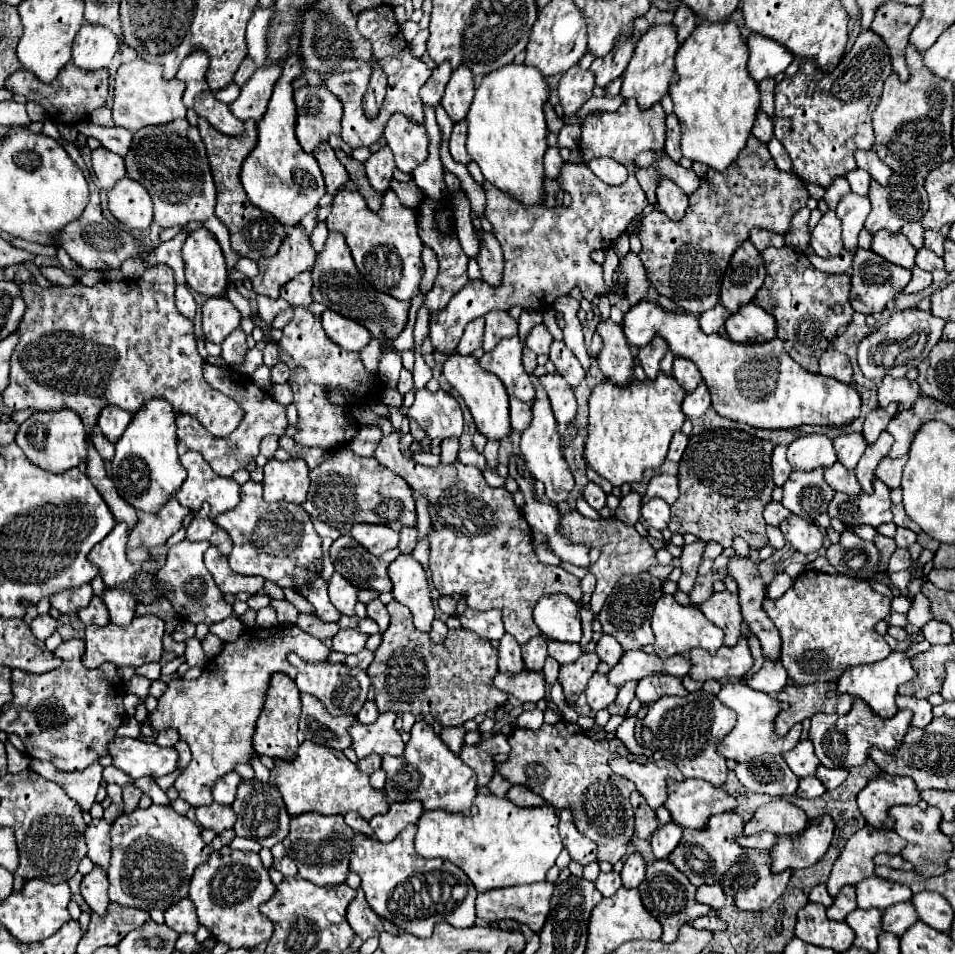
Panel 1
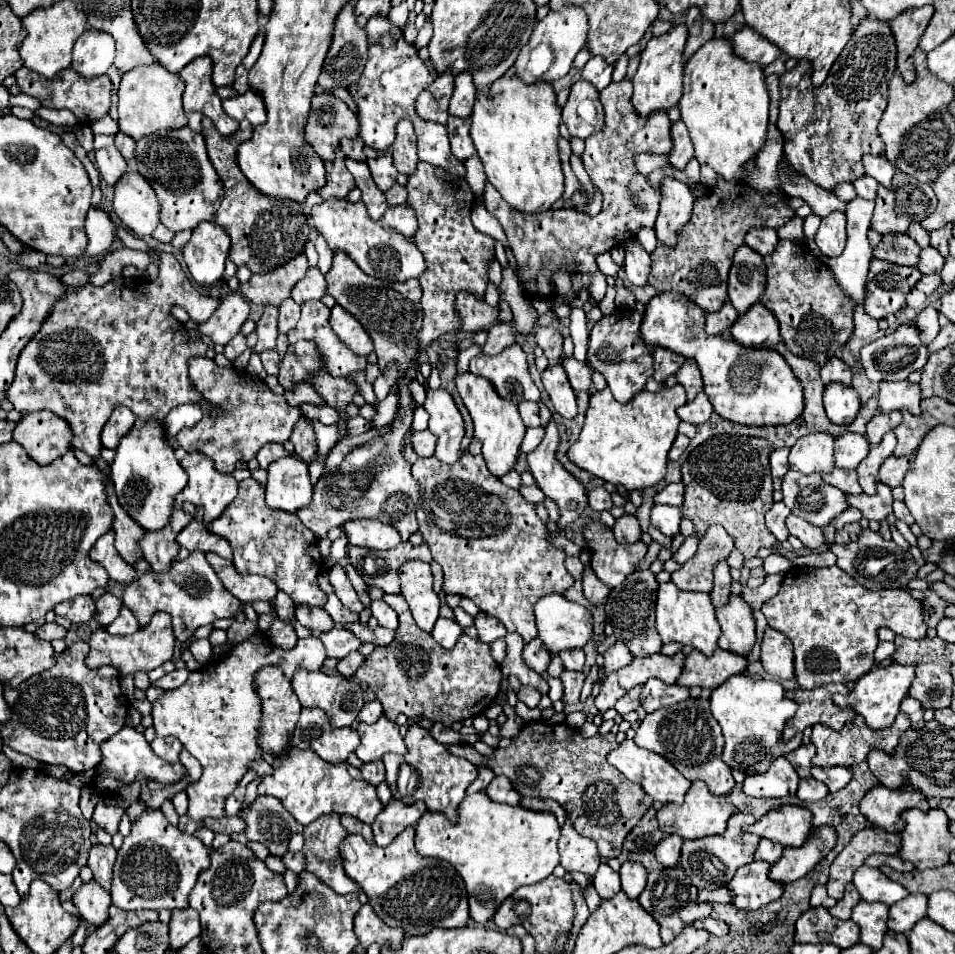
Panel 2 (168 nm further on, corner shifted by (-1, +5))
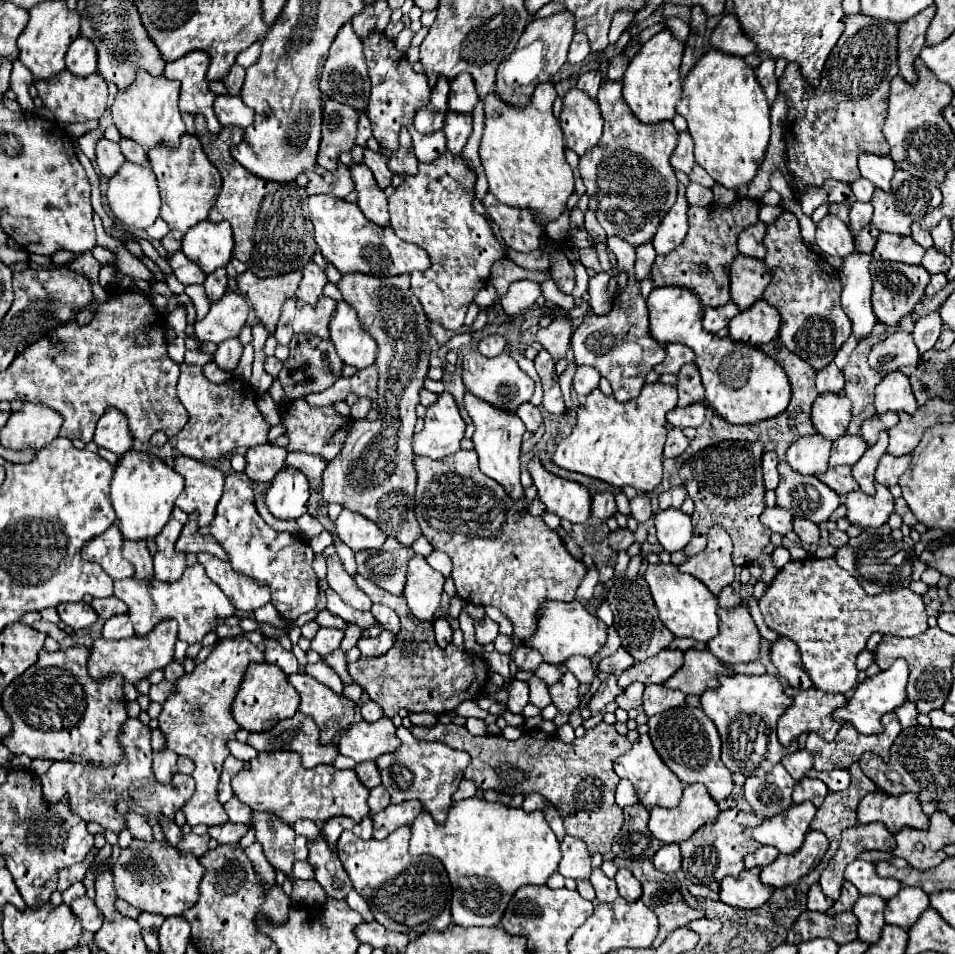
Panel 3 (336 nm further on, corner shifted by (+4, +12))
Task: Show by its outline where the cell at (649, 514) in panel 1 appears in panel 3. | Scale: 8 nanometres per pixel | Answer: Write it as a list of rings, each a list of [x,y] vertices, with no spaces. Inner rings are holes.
[[[665,509],[655,515],[655,529],[661,547],[669,553],[683,551],[693,537],[691,517],[681,509]]]

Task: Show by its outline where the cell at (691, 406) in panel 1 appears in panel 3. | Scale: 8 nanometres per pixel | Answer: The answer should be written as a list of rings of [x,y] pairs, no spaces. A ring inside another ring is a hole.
[[[697,403],[697,407],[675,407],[669,415],[667,415],[667,423],[671,423],[673,427],[685,429],[685,427],[699,427],[705,421],[705,405]]]

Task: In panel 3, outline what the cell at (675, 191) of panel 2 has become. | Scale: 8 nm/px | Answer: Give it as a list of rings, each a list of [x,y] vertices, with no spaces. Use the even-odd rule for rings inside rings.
[[[679,183],[677,203],[661,221],[657,235],[653,237],[653,247],[659,255],[669,255],[685,237],[687,237],[687,209],[689,203],[685,199],[685,185]]]

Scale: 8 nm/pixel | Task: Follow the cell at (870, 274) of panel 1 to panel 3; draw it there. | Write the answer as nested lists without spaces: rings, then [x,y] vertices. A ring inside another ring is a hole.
[[[875,259],[871,261],[869,269],[873,277],[873,295],[871,295],[873,311],[881,323],[895,327],[899,325],[901,317],[913,313],[915,305],[921,303],[931,275],[921,265],[913,267],[913,265],[903,265],[903,263],[893,263],[893,261],[875,261]]]

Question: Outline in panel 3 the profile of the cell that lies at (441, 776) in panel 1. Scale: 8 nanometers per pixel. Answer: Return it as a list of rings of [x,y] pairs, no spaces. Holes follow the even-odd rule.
[[[405,727],[397,729],[397,737],[401,739],[401,747],[375,761],[381,773],[381,785],[389,791],[391,803],[417,799],[439,825],[445,823],[447,811],[451,807],[451,795],[457,791],[457,785],[461,783],[463,773],[471,761],[469,753],[455,751],[451,747],[445,747],[443,743],[413,739],[411,731]]]

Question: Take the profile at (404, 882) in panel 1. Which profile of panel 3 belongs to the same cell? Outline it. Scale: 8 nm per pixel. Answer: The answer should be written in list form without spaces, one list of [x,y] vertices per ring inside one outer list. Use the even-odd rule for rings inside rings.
[[[407,825],[393,831],[383,841],[363,841],[351,831],[343,831],[337,841],[337,855],[351,877],[355,891],[367,901],[375,921],[379,921],[383,927],[407,935],[423,935],[427,929],[443,931],[451,925],[451,883],[439,859],[433,859],[431,855],[413,857],[409,853],[410,837],[411,829]]]

